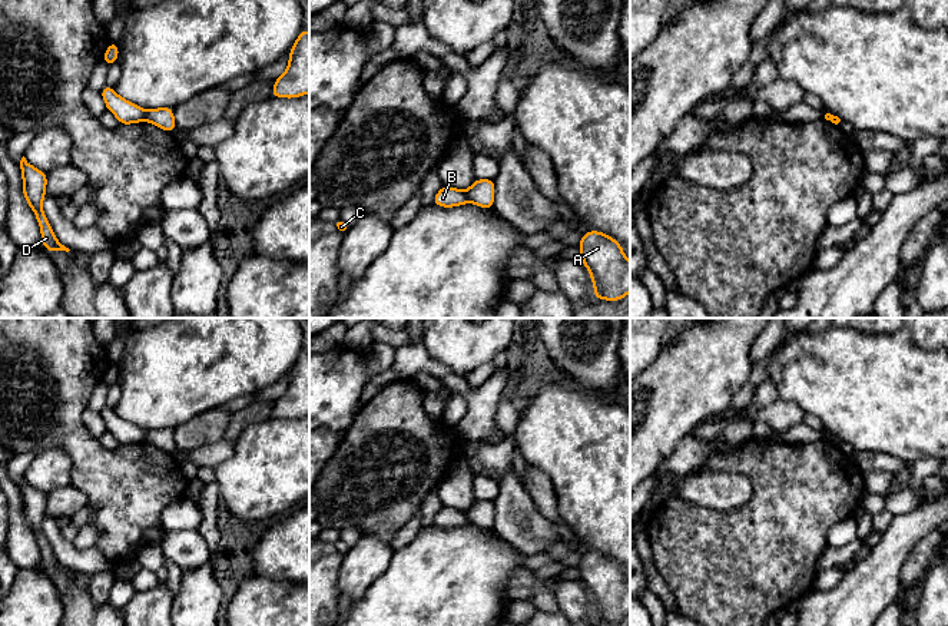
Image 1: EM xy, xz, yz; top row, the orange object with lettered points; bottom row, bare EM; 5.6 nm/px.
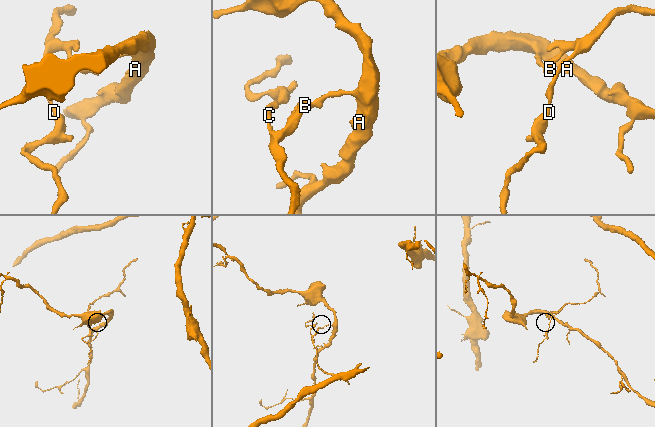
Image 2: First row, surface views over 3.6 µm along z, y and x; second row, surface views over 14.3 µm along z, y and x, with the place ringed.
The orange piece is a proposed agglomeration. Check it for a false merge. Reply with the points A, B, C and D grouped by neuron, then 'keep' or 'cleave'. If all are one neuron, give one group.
A / B C D; cleave

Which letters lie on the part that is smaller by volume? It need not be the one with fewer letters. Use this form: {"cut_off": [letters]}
{"cut_off": ["B", "C", "D"]}

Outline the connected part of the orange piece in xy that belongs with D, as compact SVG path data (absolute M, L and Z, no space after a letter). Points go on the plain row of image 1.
M24 477L20 481L20 493L23 499L23 516L29 527L33 530L37 544L40 547L43 567L50 574L54 572L69 573L70 570L57 562L43 533L43 519L47 516L47 494L32 487Z

